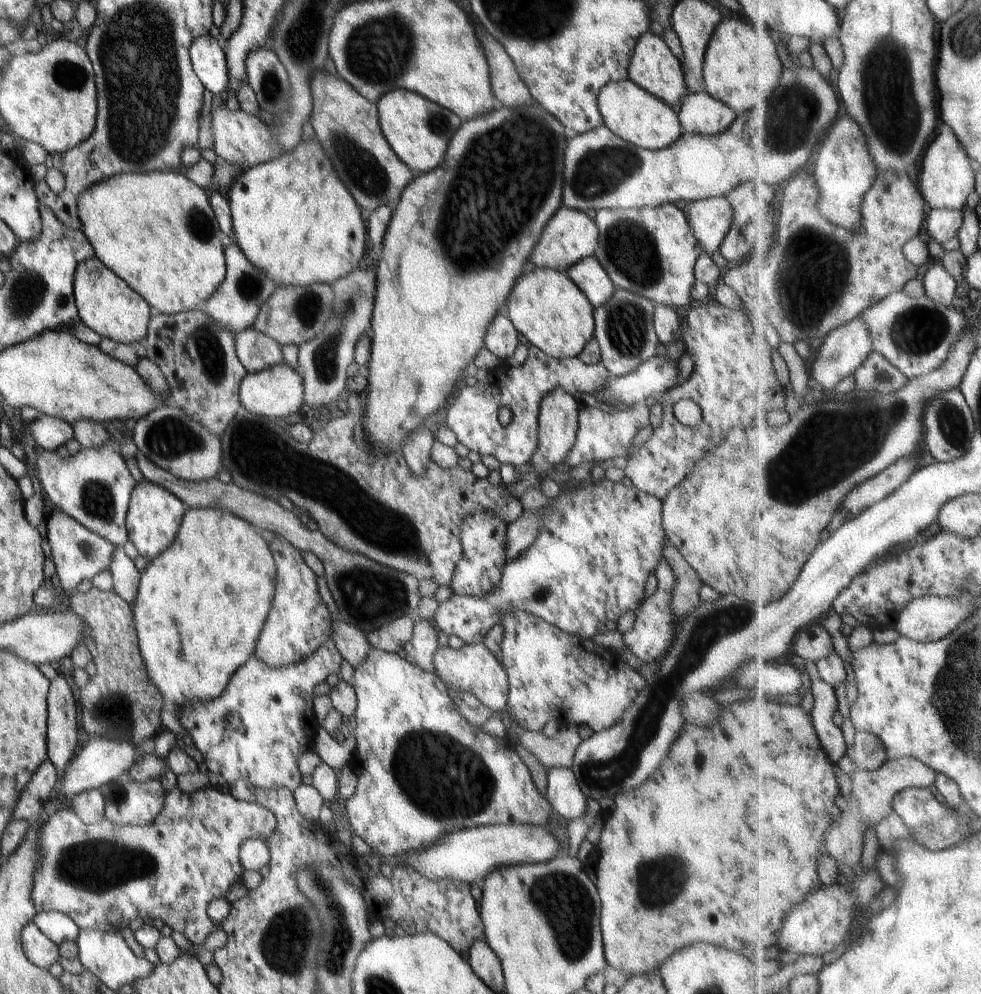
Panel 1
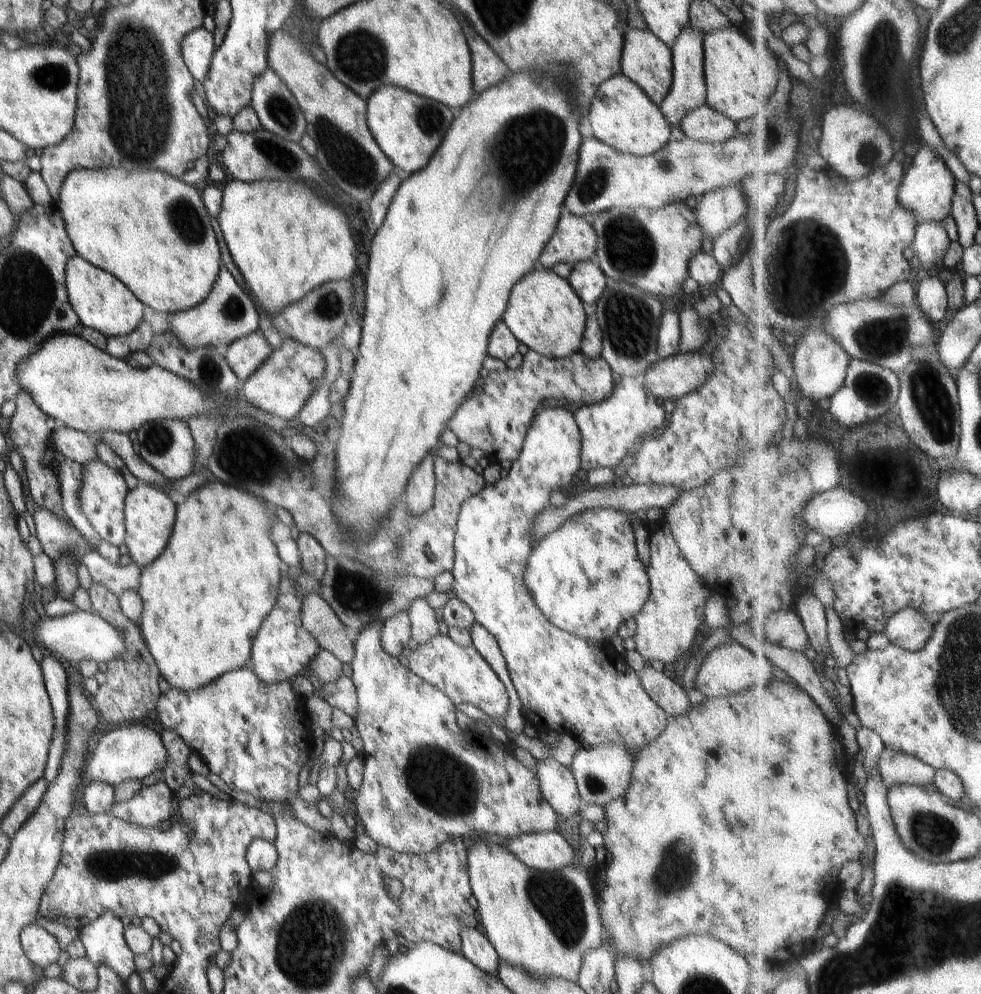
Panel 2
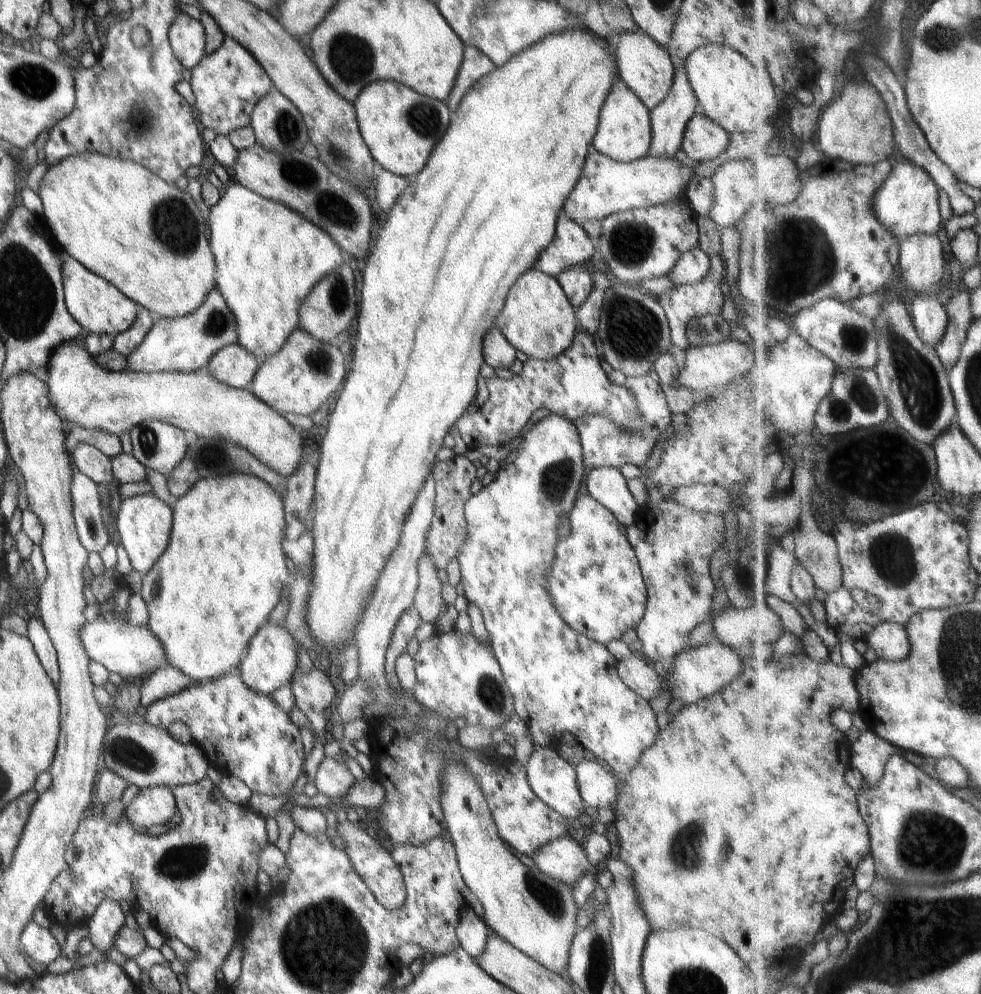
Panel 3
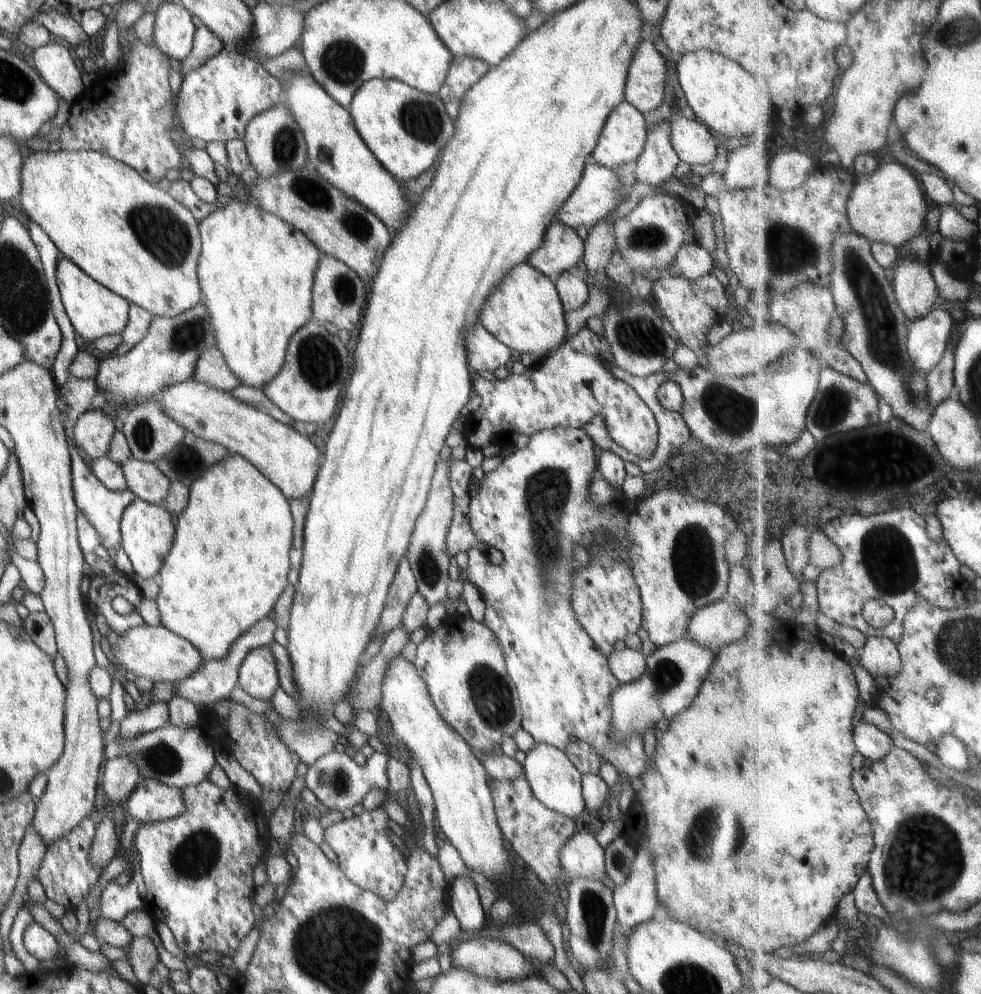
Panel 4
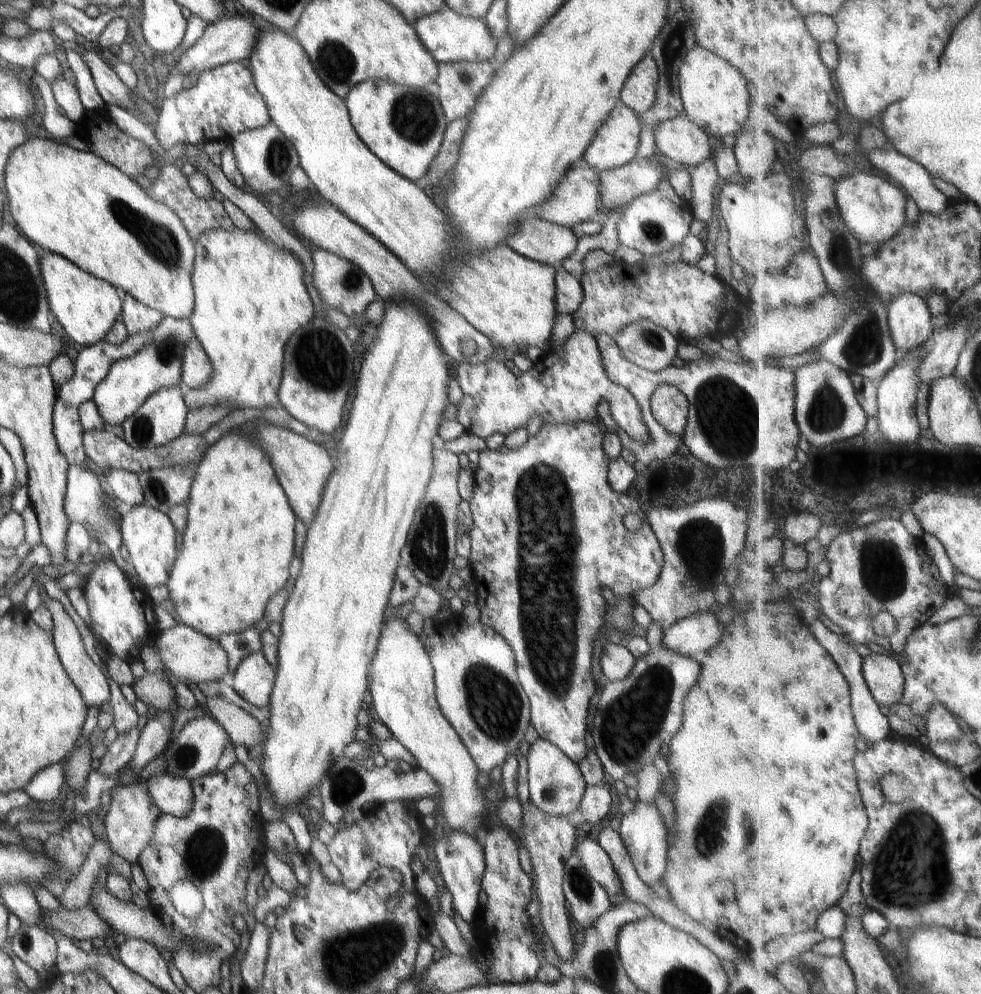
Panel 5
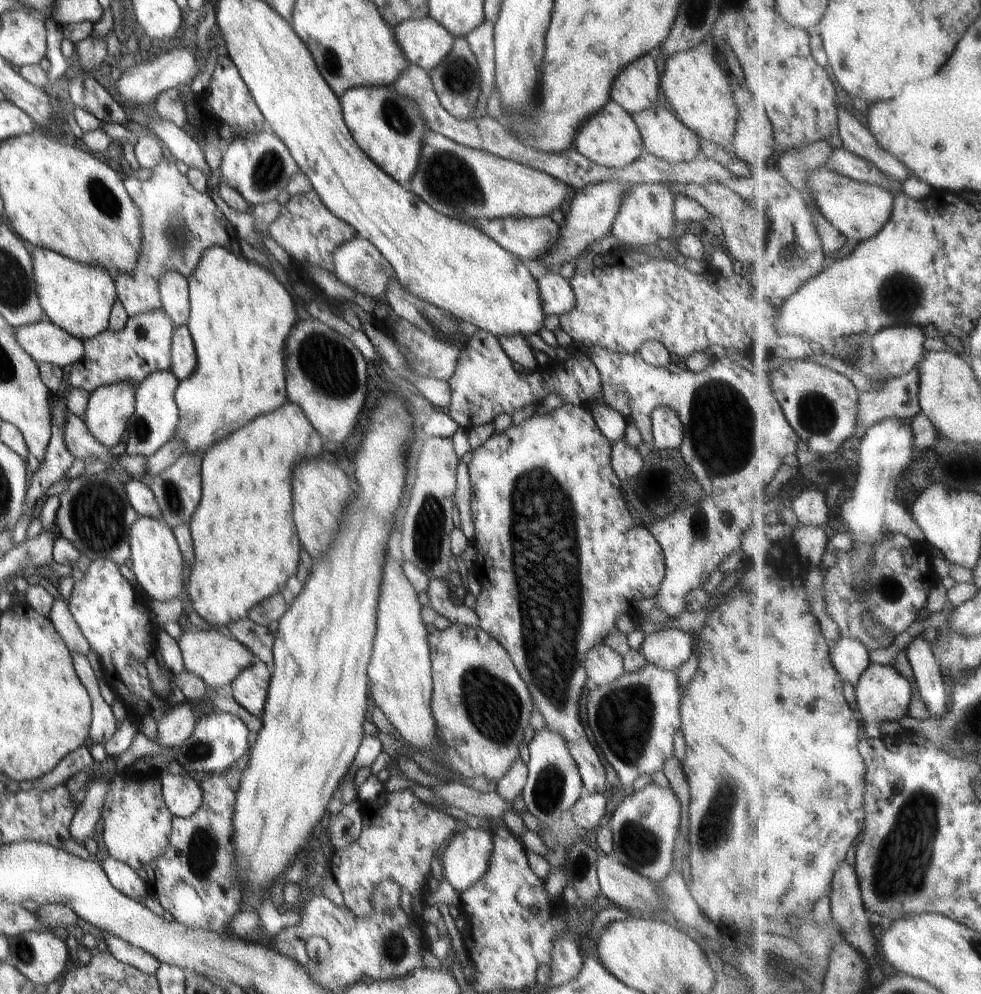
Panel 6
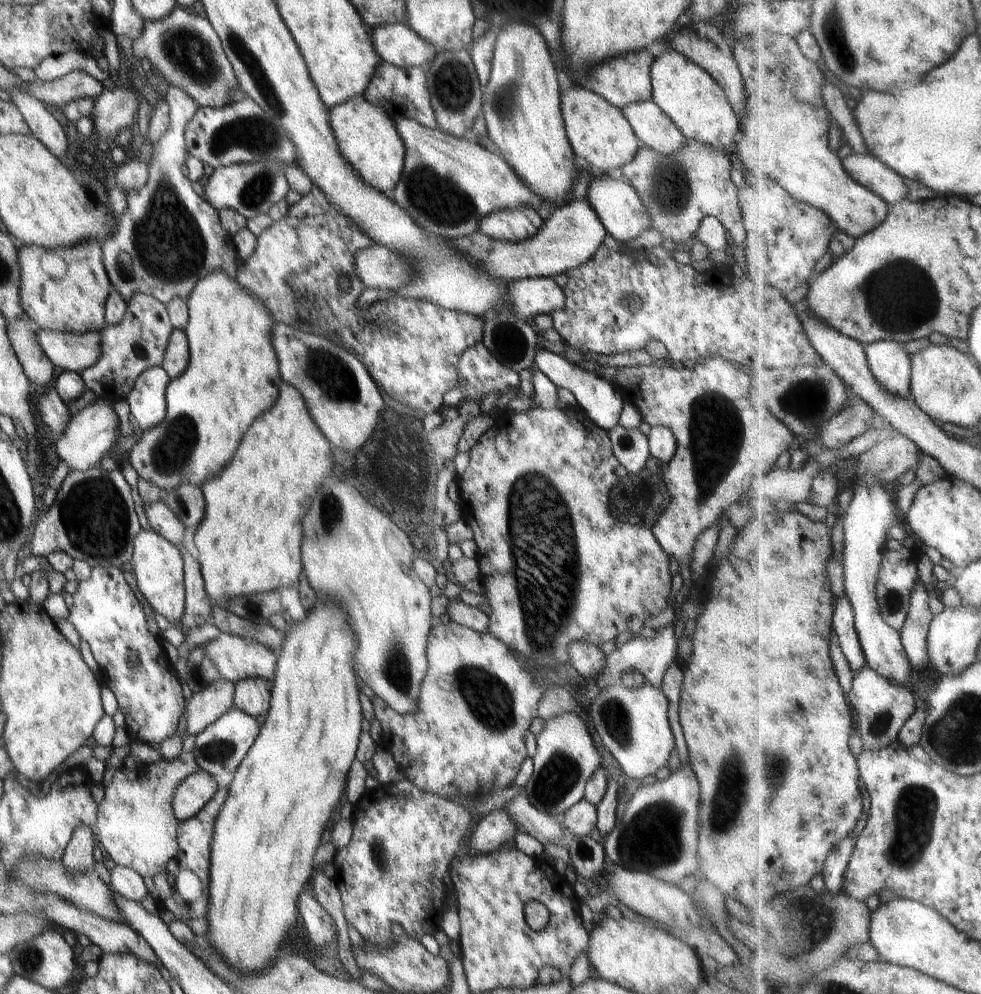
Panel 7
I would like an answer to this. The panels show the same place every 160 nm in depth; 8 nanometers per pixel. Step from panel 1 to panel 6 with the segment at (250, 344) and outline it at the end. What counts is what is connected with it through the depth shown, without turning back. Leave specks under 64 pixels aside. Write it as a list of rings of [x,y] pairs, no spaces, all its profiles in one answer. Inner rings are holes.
[[[175,325],[171,342],[171,367],[169,370],[181,381],[187,379],[195,371],[196,365],[195,346],[187,325]]]

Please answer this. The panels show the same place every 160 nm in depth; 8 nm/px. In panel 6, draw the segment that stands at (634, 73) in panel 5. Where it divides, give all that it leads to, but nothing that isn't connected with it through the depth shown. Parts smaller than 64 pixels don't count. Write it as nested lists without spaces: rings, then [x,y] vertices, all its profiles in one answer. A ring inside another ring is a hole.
[[[645,54],[618,72],[609,95],[629,115],[634,115],[658,104],[658,87],[654,56]]]

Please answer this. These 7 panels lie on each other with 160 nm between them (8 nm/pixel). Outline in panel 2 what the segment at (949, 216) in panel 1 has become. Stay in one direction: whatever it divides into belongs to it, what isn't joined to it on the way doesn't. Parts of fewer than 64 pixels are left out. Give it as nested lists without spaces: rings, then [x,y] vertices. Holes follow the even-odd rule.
[[[928,220],[919,226],[916,242],[913,245],[915,254],[924,268],[934,267],[935,271],[944,271],[944,258],[952,246],[952,238],[948,235],[945,222]]]

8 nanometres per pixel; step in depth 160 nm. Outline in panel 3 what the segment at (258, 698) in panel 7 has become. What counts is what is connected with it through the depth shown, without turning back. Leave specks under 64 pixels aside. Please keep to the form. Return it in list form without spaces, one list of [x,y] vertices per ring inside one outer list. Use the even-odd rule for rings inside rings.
[[[268,622],[250,639],[238,671],[244,684],[255,693],[271,696],[274,690],[288,685],[298,665],[296,654],[296,639],[288,632],[286,626],[272,625]]]

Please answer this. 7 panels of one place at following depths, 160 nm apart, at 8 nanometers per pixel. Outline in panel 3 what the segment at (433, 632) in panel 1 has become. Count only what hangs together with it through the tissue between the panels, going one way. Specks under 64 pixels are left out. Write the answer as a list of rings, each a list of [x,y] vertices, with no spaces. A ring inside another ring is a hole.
[[[426,552],[417,562],[419,583],[416,589],[413,605],[421,616],[423,624],[433,624],[440,616],[440,607],[443,598],[441,595],[441,582],[438,579],[436,565],[433,565],[433,558]]]

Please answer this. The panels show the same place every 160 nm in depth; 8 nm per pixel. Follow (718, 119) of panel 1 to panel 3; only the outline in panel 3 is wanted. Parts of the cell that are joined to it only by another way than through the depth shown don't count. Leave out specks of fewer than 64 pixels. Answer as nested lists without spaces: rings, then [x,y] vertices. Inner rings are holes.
[[[694,115],[684,129],[681,149],[692,160],[711,161],[728,148],[728,134],[706,116]]]

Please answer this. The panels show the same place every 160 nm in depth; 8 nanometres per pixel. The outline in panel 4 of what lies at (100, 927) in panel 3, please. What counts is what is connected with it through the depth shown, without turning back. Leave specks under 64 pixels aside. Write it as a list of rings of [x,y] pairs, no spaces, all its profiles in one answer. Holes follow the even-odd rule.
[[[136,869],[134,877],[126,885],[122,886],[116,880],[111,880],[102,890],[99,904],[103,917],[121,922],[128,912],[147,908],[143,876]]]

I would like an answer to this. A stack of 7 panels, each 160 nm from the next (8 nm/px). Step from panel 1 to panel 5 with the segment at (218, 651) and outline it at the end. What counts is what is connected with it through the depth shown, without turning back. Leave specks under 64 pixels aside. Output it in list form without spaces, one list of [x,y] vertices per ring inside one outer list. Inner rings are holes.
[[[256,419],[243,424],[239,431],[229,431],[224,436],[219,437],[214,444],[211,444],[201,456],[197,464],[195,479],[191,486],[190,500],[186,506],[187,527],[185,528],[182,538],[182,549],[169,575],[169,582],[166,584],[169,589],[170,600],[174,603],[174,606],[176,606],[176,612],[180,617],[180,624],[189,626],[216,640],[223,634],[232,634],[250,629],[258,620],[262,620],[266,603],[280,589],[284,589],[284,585],[288,582],[288,567],[294,556],[296,515],[291,509],[285,490],[278,482],[267,452],[260,445],[257,445],[250,436],[251,432],[249,429],[254,431],[259,425],[264,424],[265,420]]]

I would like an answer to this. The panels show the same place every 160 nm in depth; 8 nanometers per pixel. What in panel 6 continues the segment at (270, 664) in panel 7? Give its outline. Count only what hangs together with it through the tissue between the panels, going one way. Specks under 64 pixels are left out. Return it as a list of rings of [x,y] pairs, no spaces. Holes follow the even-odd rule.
[[[189,628],[177,640],[182,652],[186,670],[196,673],[207,685],[218,690],[231,682],[253,662],[257,662],[255,654],[237,639],[224,635],[216,629],[192,632]]]

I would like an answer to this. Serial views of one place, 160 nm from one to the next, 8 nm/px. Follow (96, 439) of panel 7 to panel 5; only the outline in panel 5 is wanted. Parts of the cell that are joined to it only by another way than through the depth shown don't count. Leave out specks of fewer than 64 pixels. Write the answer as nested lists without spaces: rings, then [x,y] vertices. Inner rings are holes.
[[[164,317],[151,332],[152,338],[147,345],[136,355],[112,363],[104,380],[96,385],[94,396],[91,398],[96,405],[98,414],[103,418],[106,426],[111,429],[115,424],[122,424],[133,412],[150,396],[161,388],[176,387],[181,381],[181,366],[185,346],[195,338],[188,319],[173,319]]]

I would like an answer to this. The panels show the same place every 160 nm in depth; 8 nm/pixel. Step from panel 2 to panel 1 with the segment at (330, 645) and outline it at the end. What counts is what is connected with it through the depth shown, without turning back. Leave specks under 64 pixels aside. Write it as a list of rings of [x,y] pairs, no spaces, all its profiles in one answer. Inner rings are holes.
[[[331,618],[331,639],[342,658],[355,669],[363,663],[368,649],[371,647],[366,635],[355,626],[344,621],[334,621]]]

